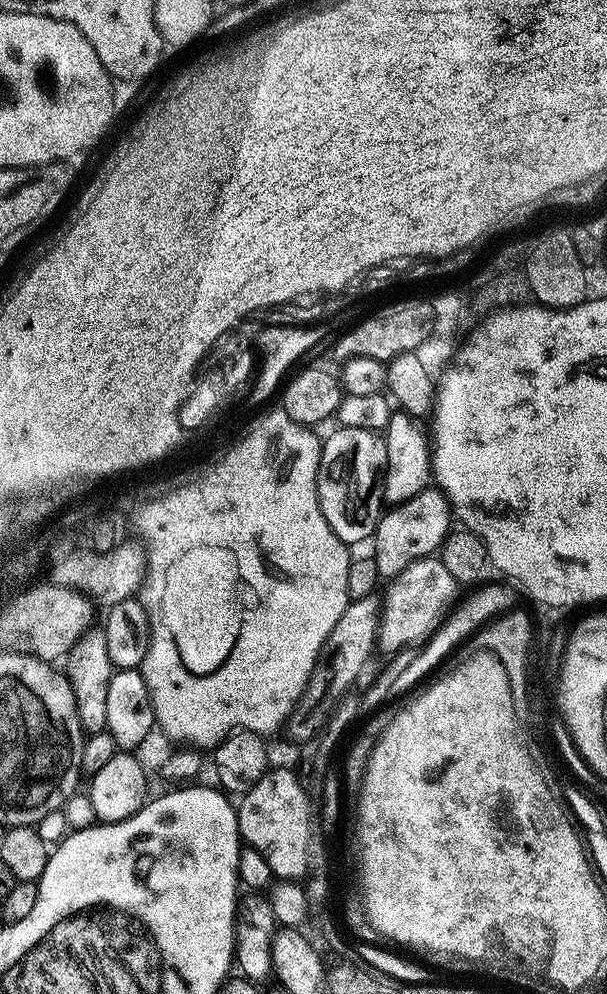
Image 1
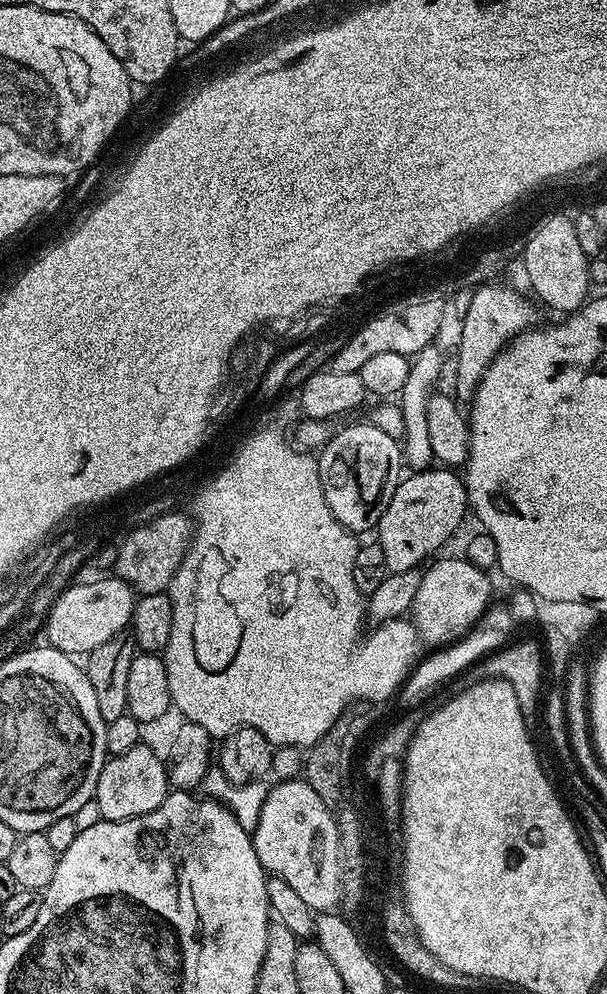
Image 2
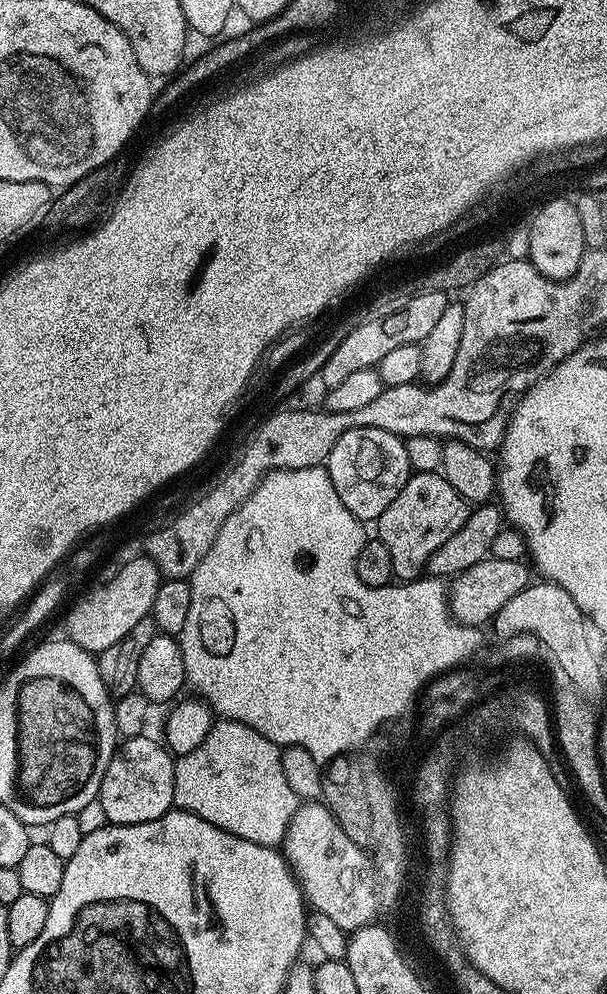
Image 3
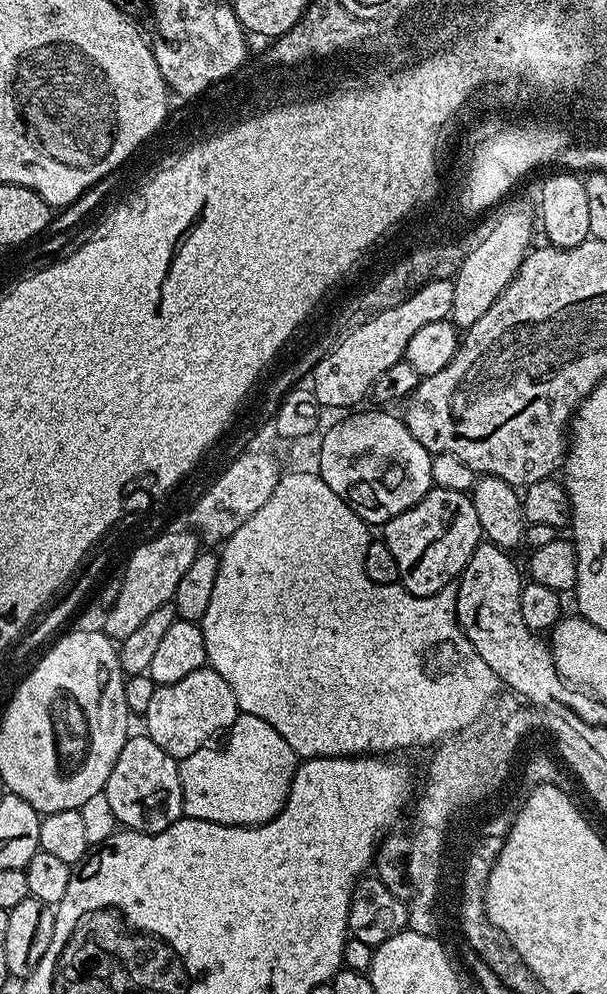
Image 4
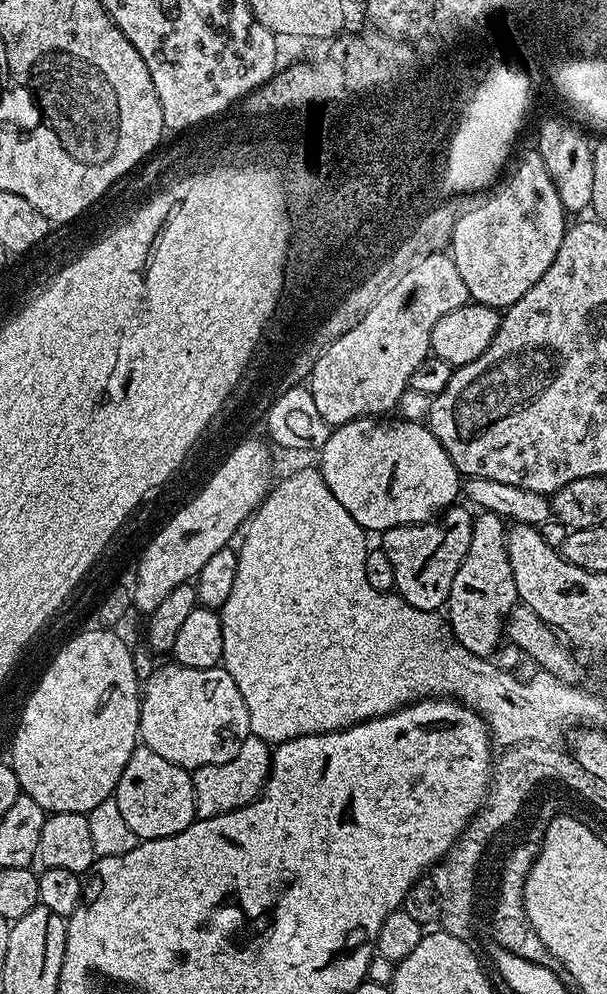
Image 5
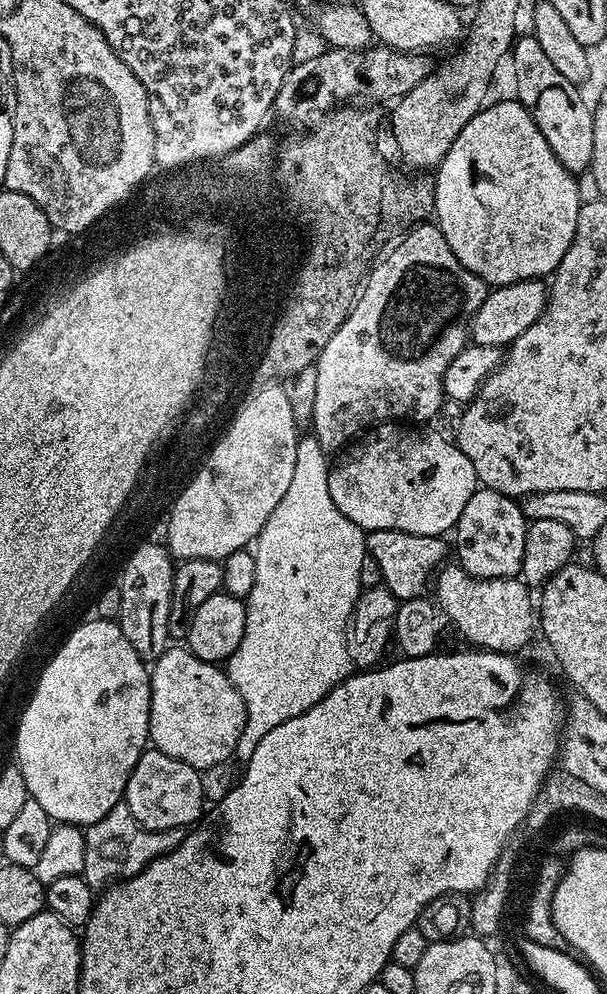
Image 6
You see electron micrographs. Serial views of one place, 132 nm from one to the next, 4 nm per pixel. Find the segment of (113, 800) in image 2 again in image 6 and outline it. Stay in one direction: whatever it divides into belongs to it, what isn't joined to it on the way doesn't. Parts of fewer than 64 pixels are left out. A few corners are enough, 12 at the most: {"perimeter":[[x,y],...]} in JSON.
{"perimeter":[[149,746],[123,803],[146,830],[195,825],[206,812],[194,766]]}

